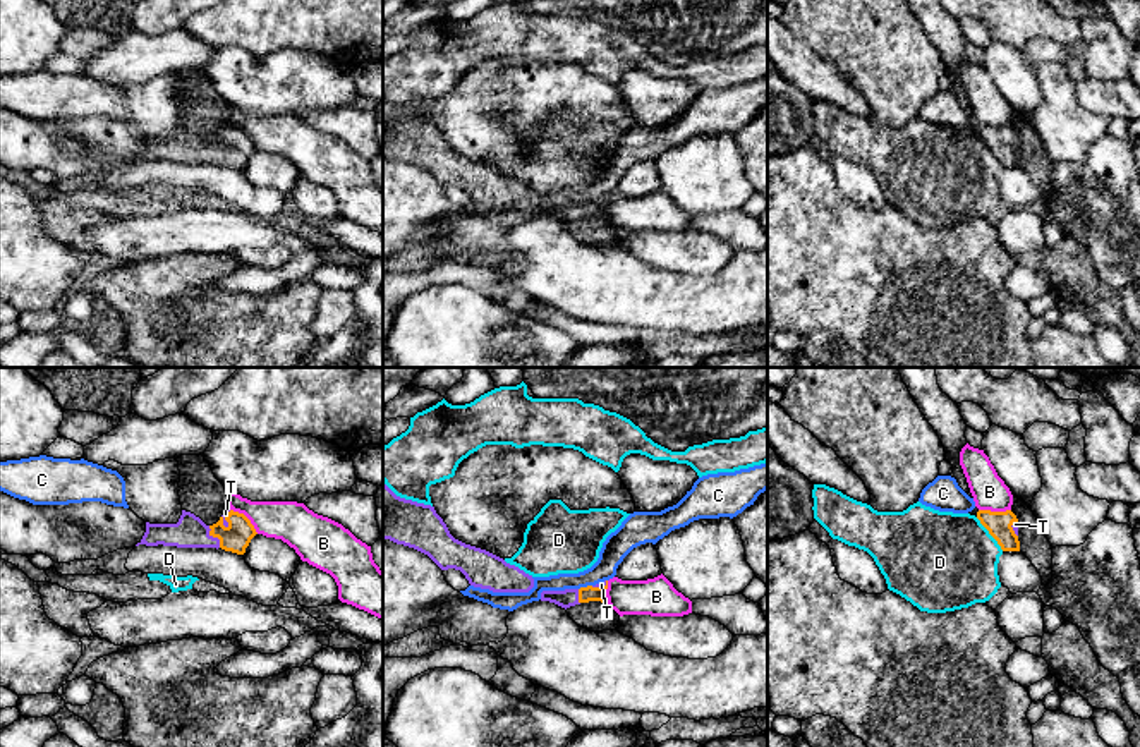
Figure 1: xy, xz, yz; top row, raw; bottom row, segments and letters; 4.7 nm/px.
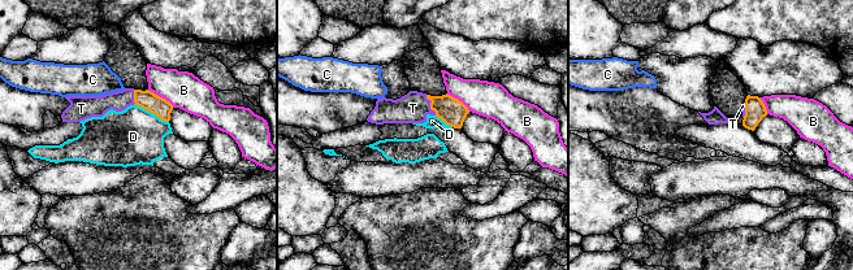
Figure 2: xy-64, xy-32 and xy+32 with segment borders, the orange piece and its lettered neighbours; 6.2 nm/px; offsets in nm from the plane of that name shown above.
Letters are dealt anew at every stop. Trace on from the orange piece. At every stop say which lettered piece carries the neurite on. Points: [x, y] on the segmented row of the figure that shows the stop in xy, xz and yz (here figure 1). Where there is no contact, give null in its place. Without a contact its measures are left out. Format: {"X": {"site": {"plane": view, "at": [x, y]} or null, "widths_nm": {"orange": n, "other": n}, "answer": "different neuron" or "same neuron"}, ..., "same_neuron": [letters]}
{"B": {"site": {"plane": "xy", "at": [246, 517]}, "widths_nm": {"orange": 140, "other": 200}, "answer": "different neuron"}, "C": {"site": {"plane": "xz", "at": [584, 588]}, "widths_nm": {"orange": 70, "other": 120}, "answer": "different neuron"}, "D": {"site": {"plane": "yz", "at": [989, 533]}, "widths_nm": {"orange": 120, "other": 460}, "answer": "different neuron"}, "T": {"site": {"plane": "xy", "at": [215, 536]}, "widths_nm": {"orange": 140, "other": 150}, "answer": "same neuron"}, "same_neuron": ["T"]}

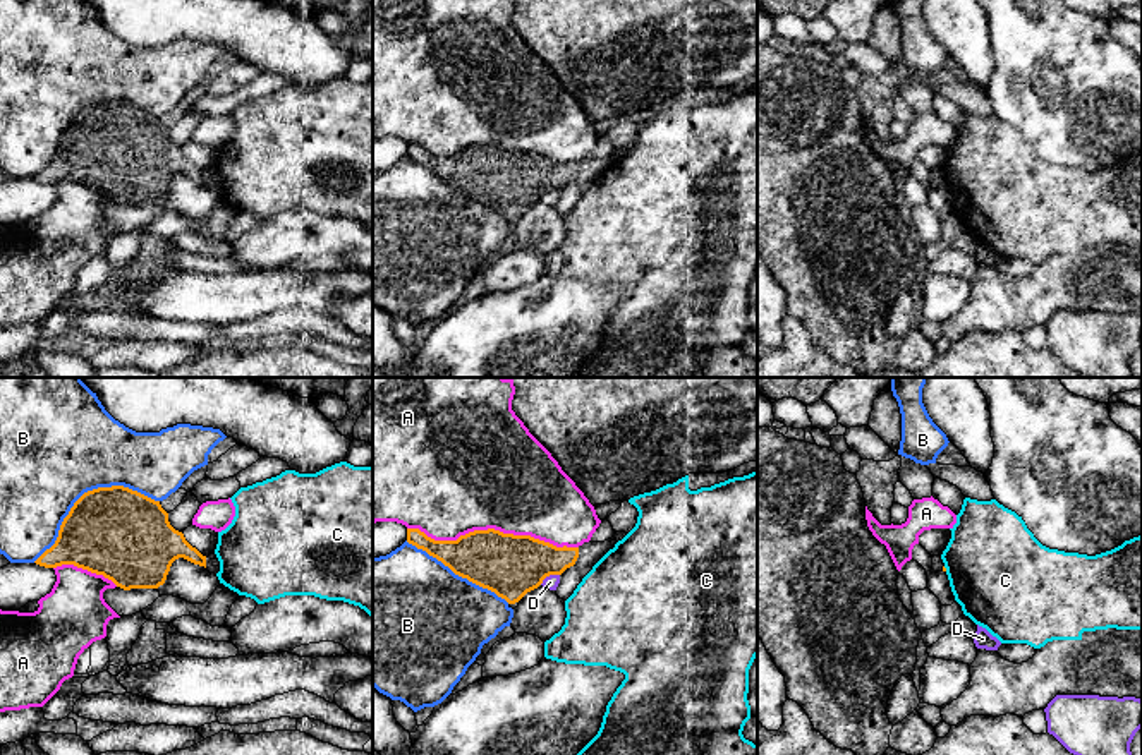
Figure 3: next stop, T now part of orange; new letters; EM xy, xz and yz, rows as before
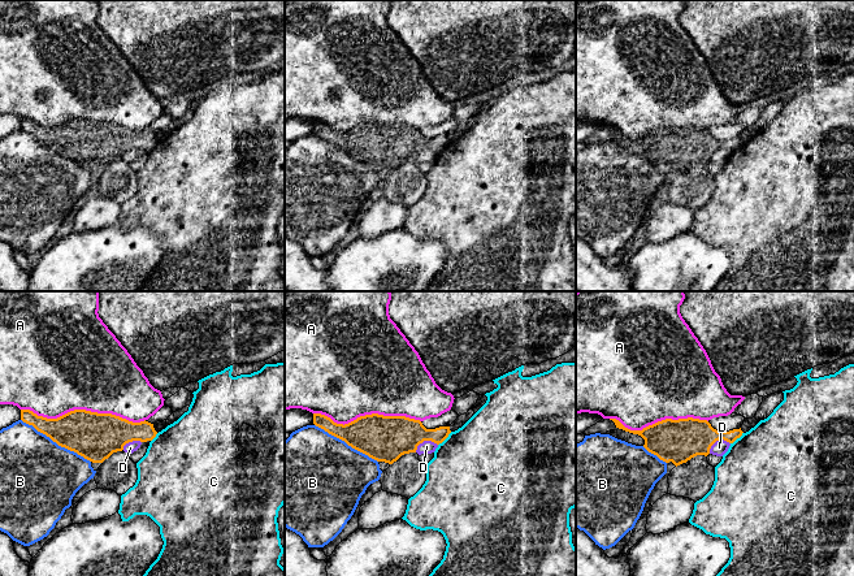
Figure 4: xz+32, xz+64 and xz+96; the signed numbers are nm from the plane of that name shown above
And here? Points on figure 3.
{"A": {"site": {"plane": "xz", "at": [493, 529]}, "widths_nm": {"orange": 300, "other": 500}, "answer": "different neuron"}, "B": {"site": {"plane": "xy", "at": [88, 491]}, "widths_nm": {"orange": 420, "other": 500}, "answer": "different neuron"}, "C": {"site": {"plane": "yz", "at": [945, 568]}, "widths_nm": {"orange": 20, "other": 480}, "answer": "different neuron"}, "D": {"site": {"plane": "xz", "at": [548, 575]}, "widths_nm": {"orange": 300, "other": 70}, "answer": "different neuron"}, "same_neuron": []}

